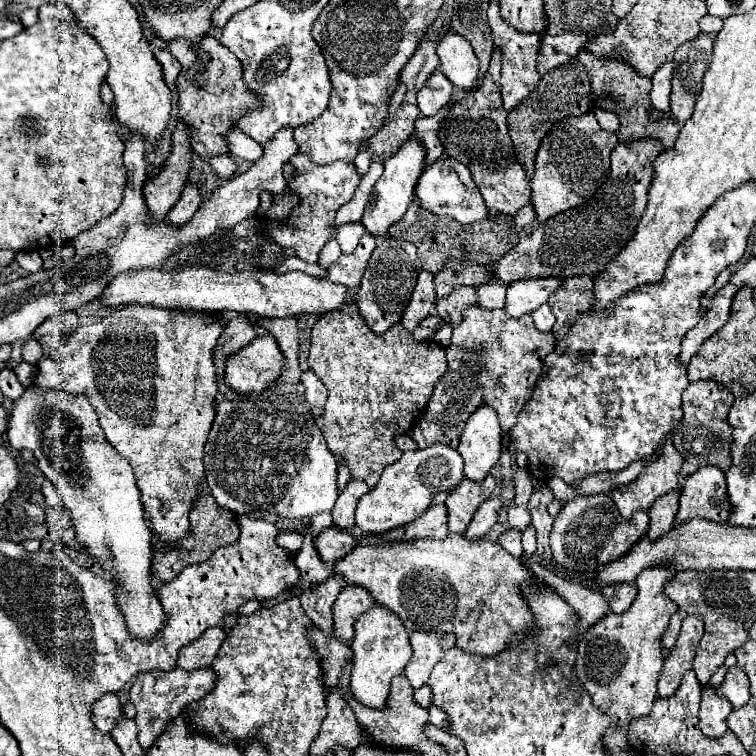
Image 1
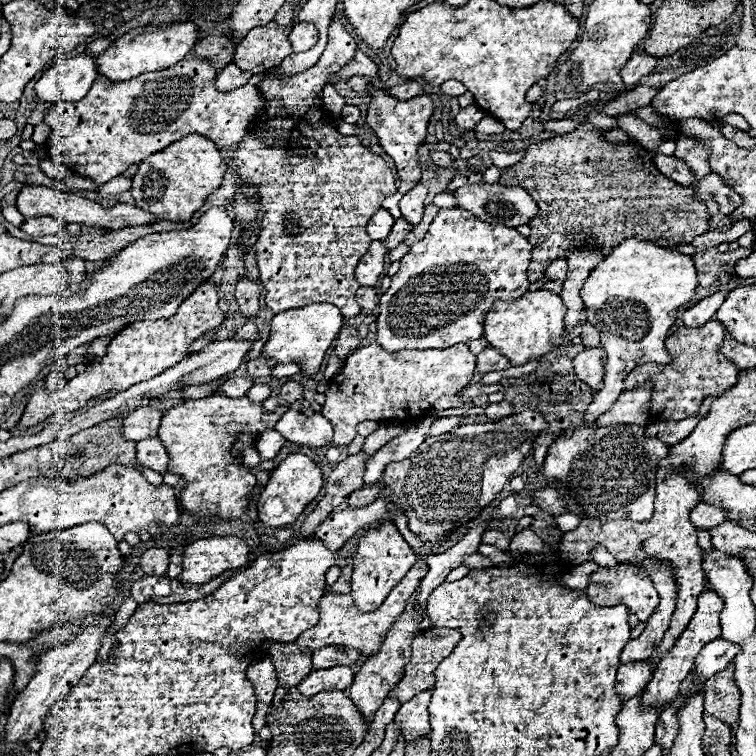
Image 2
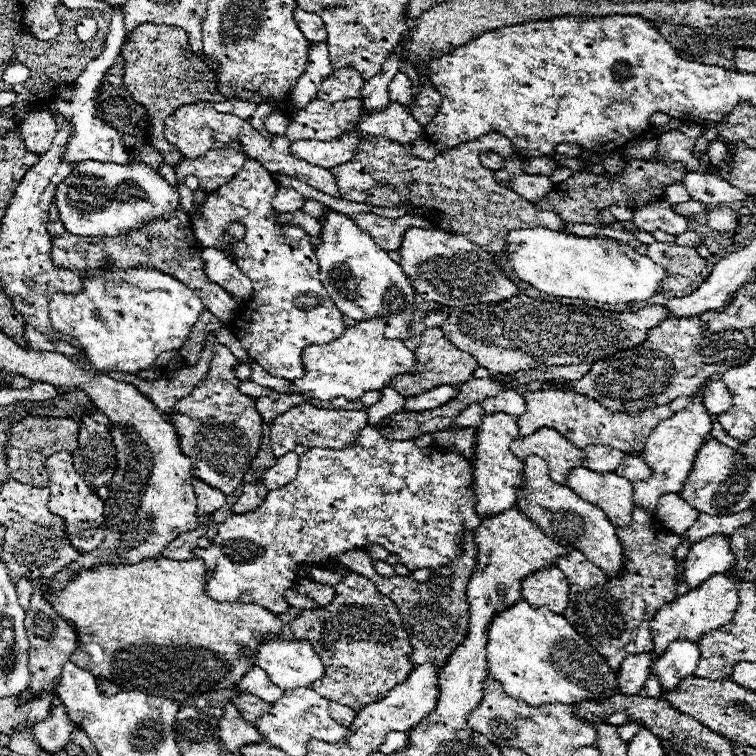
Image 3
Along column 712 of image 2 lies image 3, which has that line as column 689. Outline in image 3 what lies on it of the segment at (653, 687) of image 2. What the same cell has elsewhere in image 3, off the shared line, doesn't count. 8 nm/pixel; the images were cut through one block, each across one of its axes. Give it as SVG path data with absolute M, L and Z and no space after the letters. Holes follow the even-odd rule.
M728 572L710 576L696 590L690 590L684 596L676 598L674 602L664 604L664 608L656 612L650 624L654 638L654 654L664 652L664 648L668 648L668 644L674 640L698 642L702 632L710 632L718 626L724 626L732 618L736 606L738 606L738 588L734 584L734 578L728 576Z

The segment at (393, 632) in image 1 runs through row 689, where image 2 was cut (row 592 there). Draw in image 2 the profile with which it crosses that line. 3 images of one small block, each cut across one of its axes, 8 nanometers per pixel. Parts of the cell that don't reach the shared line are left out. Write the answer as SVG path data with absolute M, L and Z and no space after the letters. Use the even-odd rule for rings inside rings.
M386 522L380 528L366 532L352 554L352 564L354 564L352 596L356 608L360 612L376 610L386 600L388 592L392 592L392 588L400 584L400 580L408 574L408 570L412 568L412 564L416 564L416 560L418 556L408 546L408 542L402 538L402 534L396 530L394 524Z

